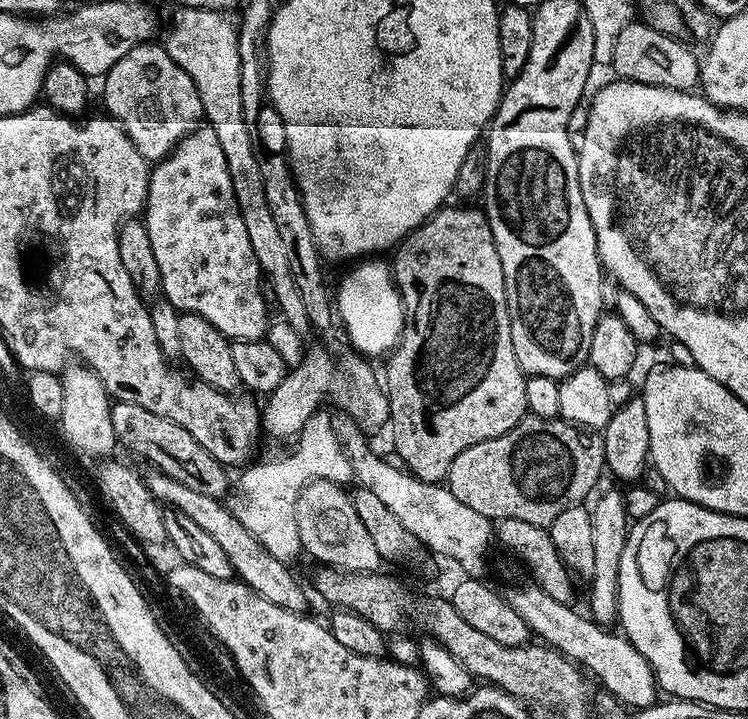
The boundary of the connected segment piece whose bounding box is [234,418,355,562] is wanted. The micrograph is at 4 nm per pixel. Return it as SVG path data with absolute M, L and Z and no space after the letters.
M314 418L303 427L289 456L280 456L265 464L253 463L241 471L245 471L240 476L240 492L244 500L234 504L236 517L242 526L246 526L246 530L250 530L250 534L254 534L254 538L258 538L258 542L262 542L262 546L266 546L266 550L270 550L270 554L274 554L274 558L285 562L292 562L302 552L296 521L296 503L301 490L316 480L330 481L341 486L348 486L348 483L351 485L355 481L352 463L343 453L340 440L331 428L331 421L319 420Z

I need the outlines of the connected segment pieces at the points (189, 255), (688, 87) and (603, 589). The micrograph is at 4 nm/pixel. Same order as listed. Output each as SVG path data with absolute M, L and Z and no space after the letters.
M201 126L191 132L186 138L176 143L176 148L165 160L159 161L148 173L148 203L144 205L142 219L150 234L150 243L154 246L154 259L158 262L158 270L162 274L163 299L173 304L178 313L198 314L210 322L223 336L229 340L263 340L270 325L268 304L264 301L265 289L262 287L262 273L258 266L258 258L254 258L254 246L250 246L250 237L246 235L246 222L242 222L242 210L238 210L238 198L234 198L234 182L230 178L230 169L226 166L226 154L222 154L222 146L214 130Z
M631 22L621 33L618 34L617 41L614 42L613 58L610 65L611 71L616 71L615 75L621 80L633 80L639 84L649 84L659 88L670 88L673 92L692 92L700 82L701 61L690 49L684 45L683 39L675 36L667 36L658 30L651 28L649 24L643 22Z
M604 492L595 497L596 505L591 505L590 531L594 542L594 570L590 577L592 585L588 588L587 615L601 626L617 623L620 607L618 606L618 570L622 560L622 550L626 546L630 521L624 505L624 492Z

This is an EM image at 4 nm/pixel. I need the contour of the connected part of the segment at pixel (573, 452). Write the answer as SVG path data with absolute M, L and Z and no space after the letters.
M526 414L514 430L462 450L458 458L450 462L446 486L458 502L466 502L466 506L478 510L478 514L487 516L493 522L519 518L522 522L530 522L530 526L548 529L562 510L579 505L588 495L591 497L592 487L605 472L604 441L599 435L589 434L569 420L547 420Z

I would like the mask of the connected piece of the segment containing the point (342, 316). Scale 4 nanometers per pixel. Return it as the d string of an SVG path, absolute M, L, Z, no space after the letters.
M364 258L359 261L340 280L340 285L334 288L334 311L342 325L342 332L348 335L348 340L353 344L355 351L361 357L373 358L372 356L383 357L391 353L396 343L400 341L400 335L404 329L404 303L400 300L400 289L396 287L396 282L392 278L391 267L384 264L380 258Z

